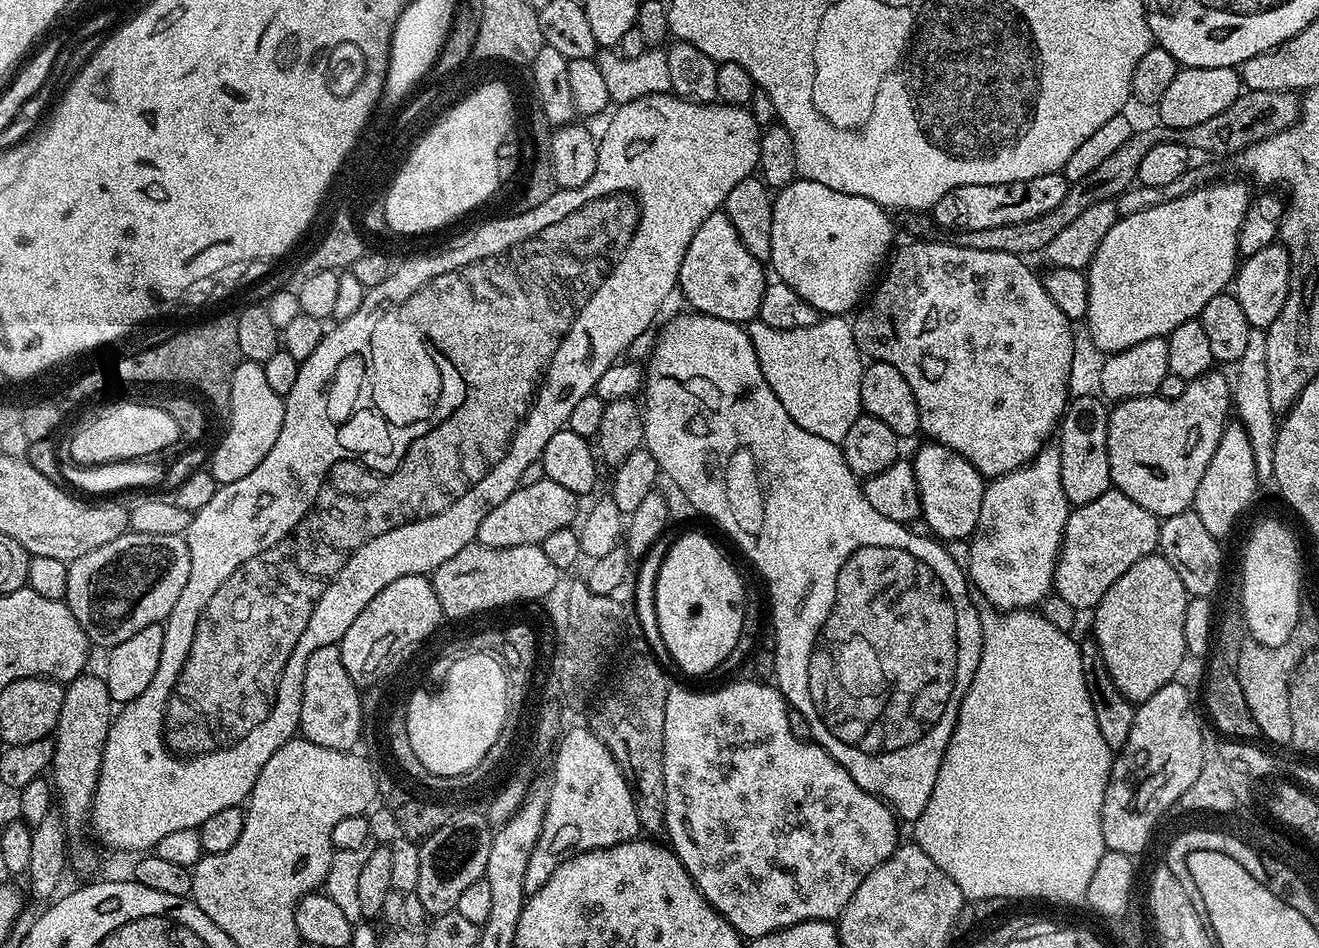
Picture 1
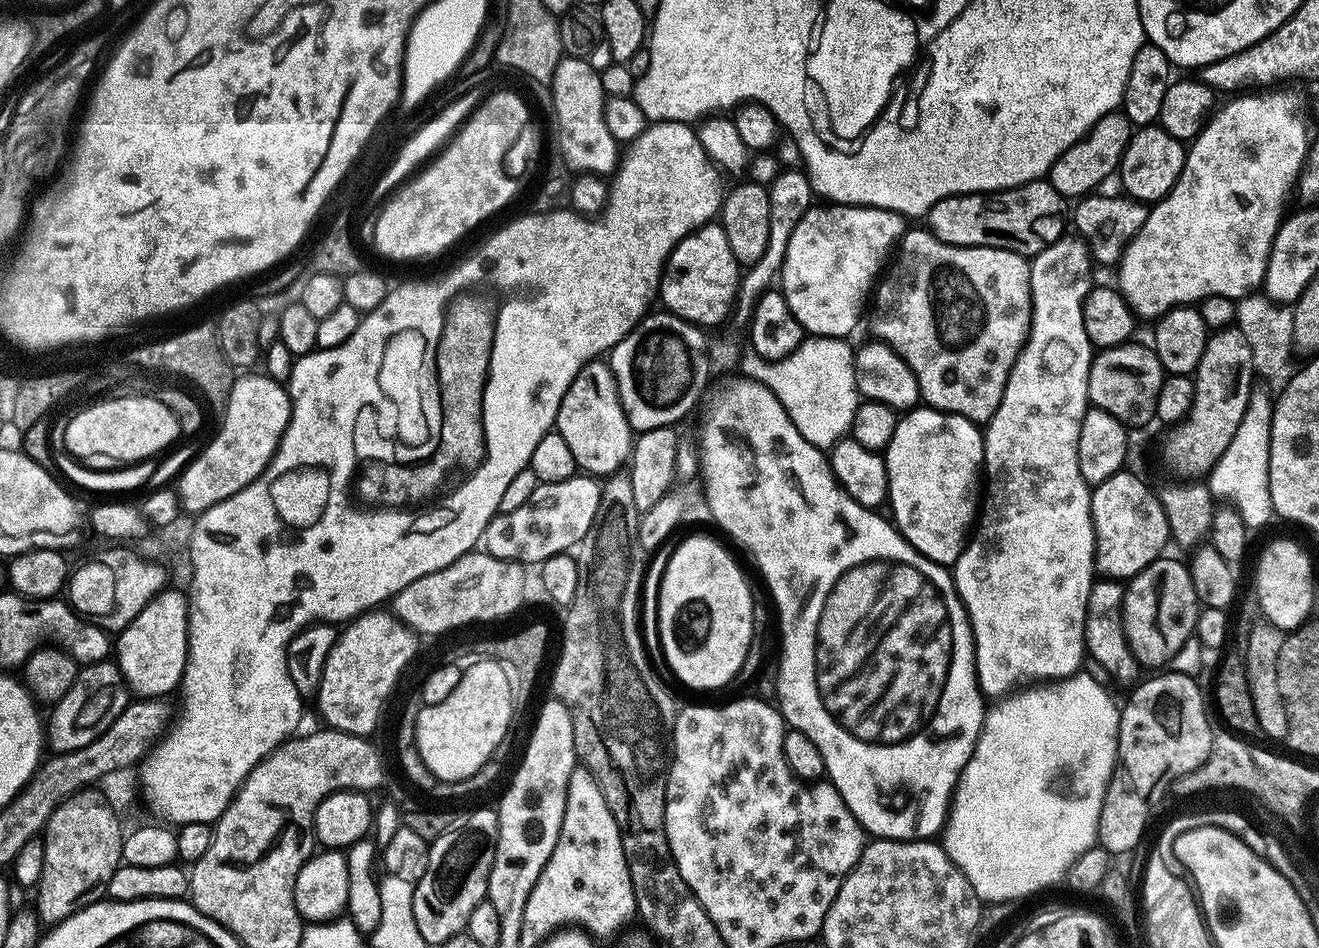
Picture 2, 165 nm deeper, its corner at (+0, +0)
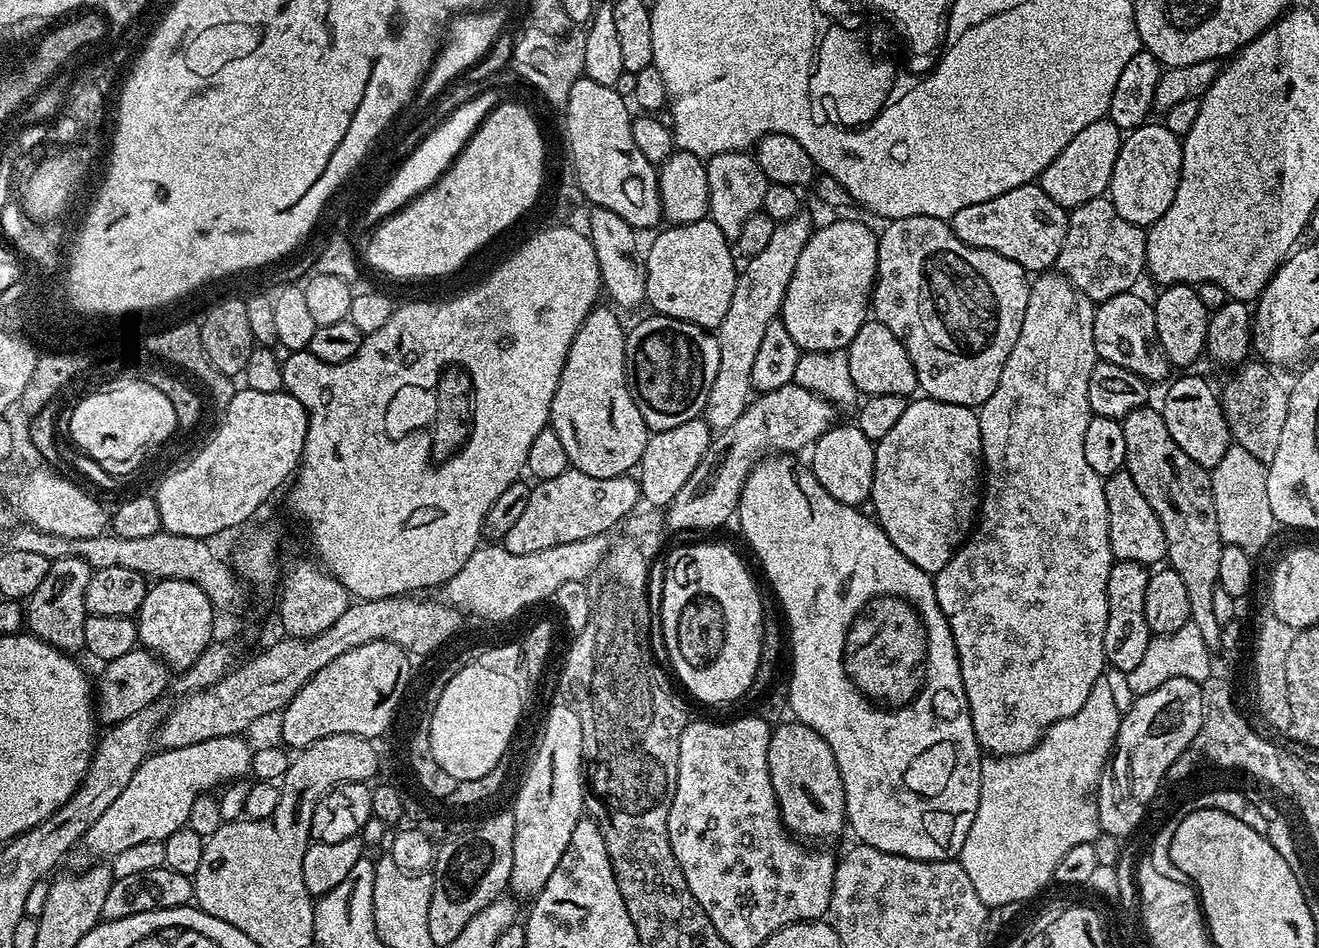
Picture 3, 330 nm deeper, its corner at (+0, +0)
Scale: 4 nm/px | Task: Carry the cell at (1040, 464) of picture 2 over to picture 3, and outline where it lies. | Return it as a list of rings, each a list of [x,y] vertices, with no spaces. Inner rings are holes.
[[[1049,270],[1037,275],[1031,281],[1026,302],[1026,318],[1022,318],[1022,330],[1018,334],[1018,342],[1014,342],[1014,350],[1010,350],[1010,358],[1006,358],[1006,366],[1002,366],[1002,378],[998,382],[998,390],[994,390],[994,394],[990,394],[990,398],[978,409],[982,438],[982,468],[986,473],[986,479],[982,484],[982,499],[978,505],[978,527],[956,549],[943,570],[935,573],[934,576],[938,606],[948,620],[956,653],[960,659],[962,686],[966,690],[976,740],[985,753],[994,756],[1016,756],[1020,752],[1029,752],[1050,725],[1062,718],[1070,718],[1078,714],[1086,698],[1090,698],[1090,690],[1094,682],[1101,680],[1106,668],[1104,659],[1104,635],[1108,614],[1106,578],[1110,578],[1114,557],[1110,550],[1104,480],[1098,474],[1094,474],[1093,468],[1086,463],[1084,445],[1086,426],[1093,417],[1088,401],[1088,383],[1092,367],[1098,363],[1094,346],[1095,313],[1093,301],[1089,300],[1086,294],[1078,291],[1059,272]]]

